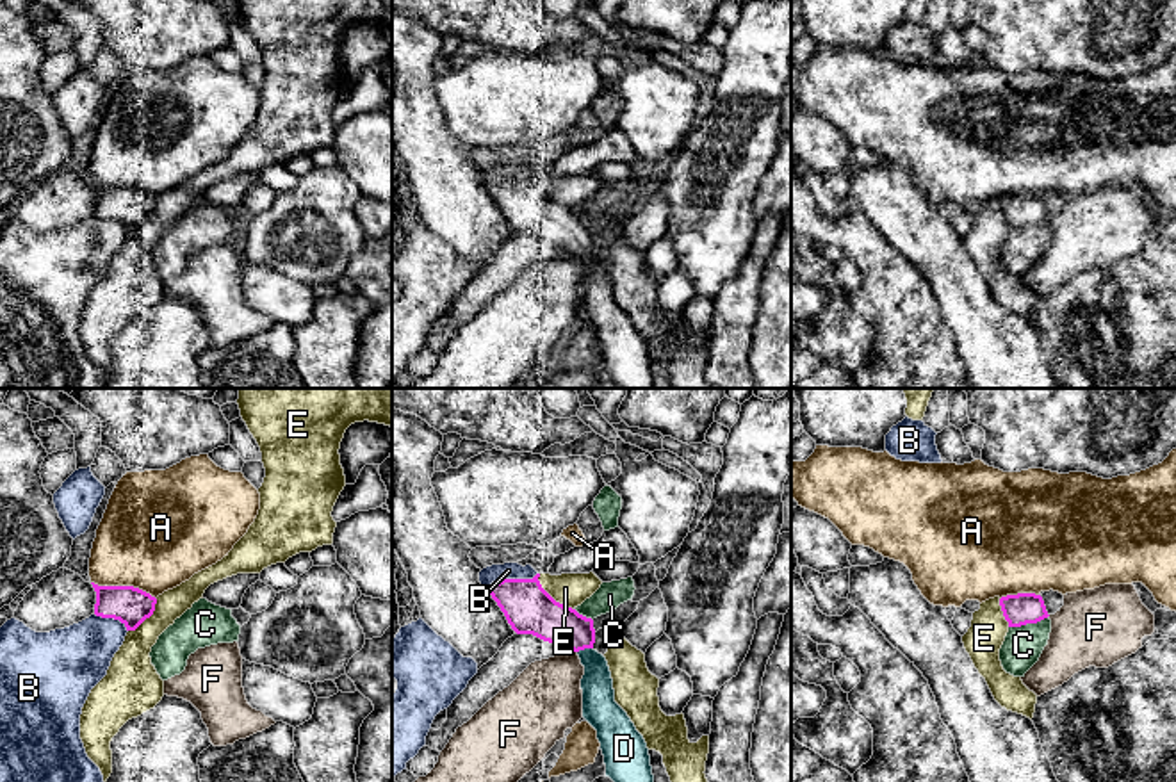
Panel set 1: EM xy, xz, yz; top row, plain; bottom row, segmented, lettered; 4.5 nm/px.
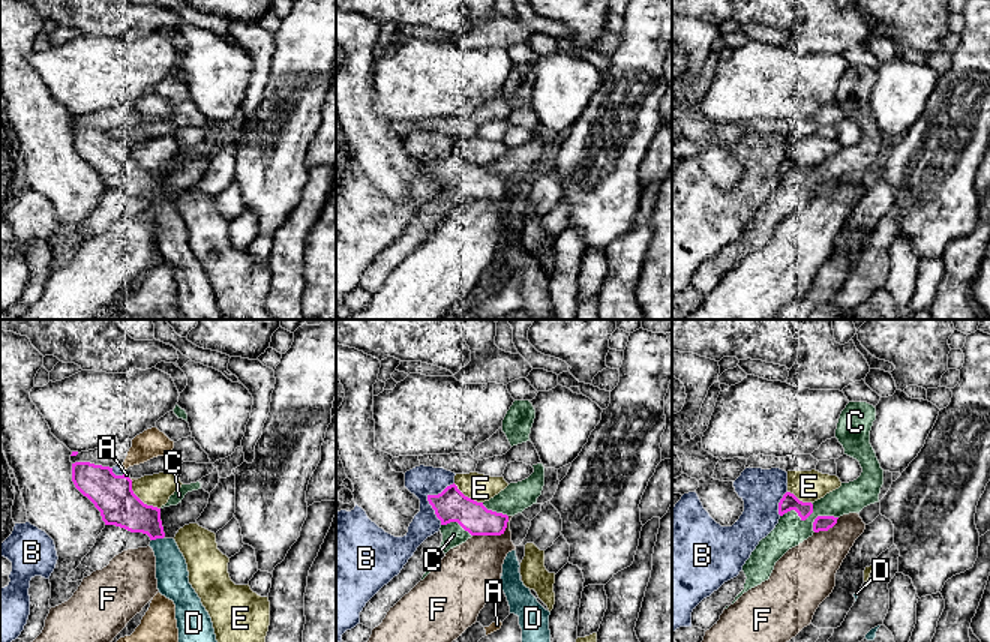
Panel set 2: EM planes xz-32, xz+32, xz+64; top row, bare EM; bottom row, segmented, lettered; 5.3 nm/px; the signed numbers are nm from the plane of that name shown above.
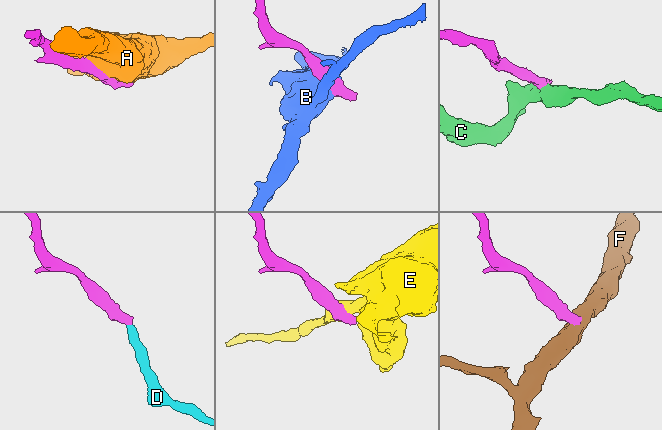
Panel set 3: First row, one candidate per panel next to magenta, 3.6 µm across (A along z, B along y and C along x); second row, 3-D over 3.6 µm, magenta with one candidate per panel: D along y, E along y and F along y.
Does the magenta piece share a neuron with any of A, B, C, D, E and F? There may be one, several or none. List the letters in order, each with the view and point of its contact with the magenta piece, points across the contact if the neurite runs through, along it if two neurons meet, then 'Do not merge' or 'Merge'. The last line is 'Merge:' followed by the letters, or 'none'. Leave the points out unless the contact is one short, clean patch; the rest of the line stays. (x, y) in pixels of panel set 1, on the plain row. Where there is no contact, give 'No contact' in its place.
A: Touches magenta at xy (123, 187). Do not merge
B: Touches magenta at xz (512, 180). Do not merge
C: Touches magenta at yz (1028, 223). Do not merge
D: Touches magenta at xz (585, 248). Path across: xz (540, 216), (563, 227), (585, 248), (596, 266), (597, 287). Merge
E: Touches magenta at xz (549, 196). Do not merge
F: Touches magenta at xz (571, 250). Do not merge
Merge: D

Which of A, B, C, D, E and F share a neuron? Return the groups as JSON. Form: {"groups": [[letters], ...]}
{"groups": [["A"], ["B"], ["C"], ["D"], ["E"], ["F"]]}

